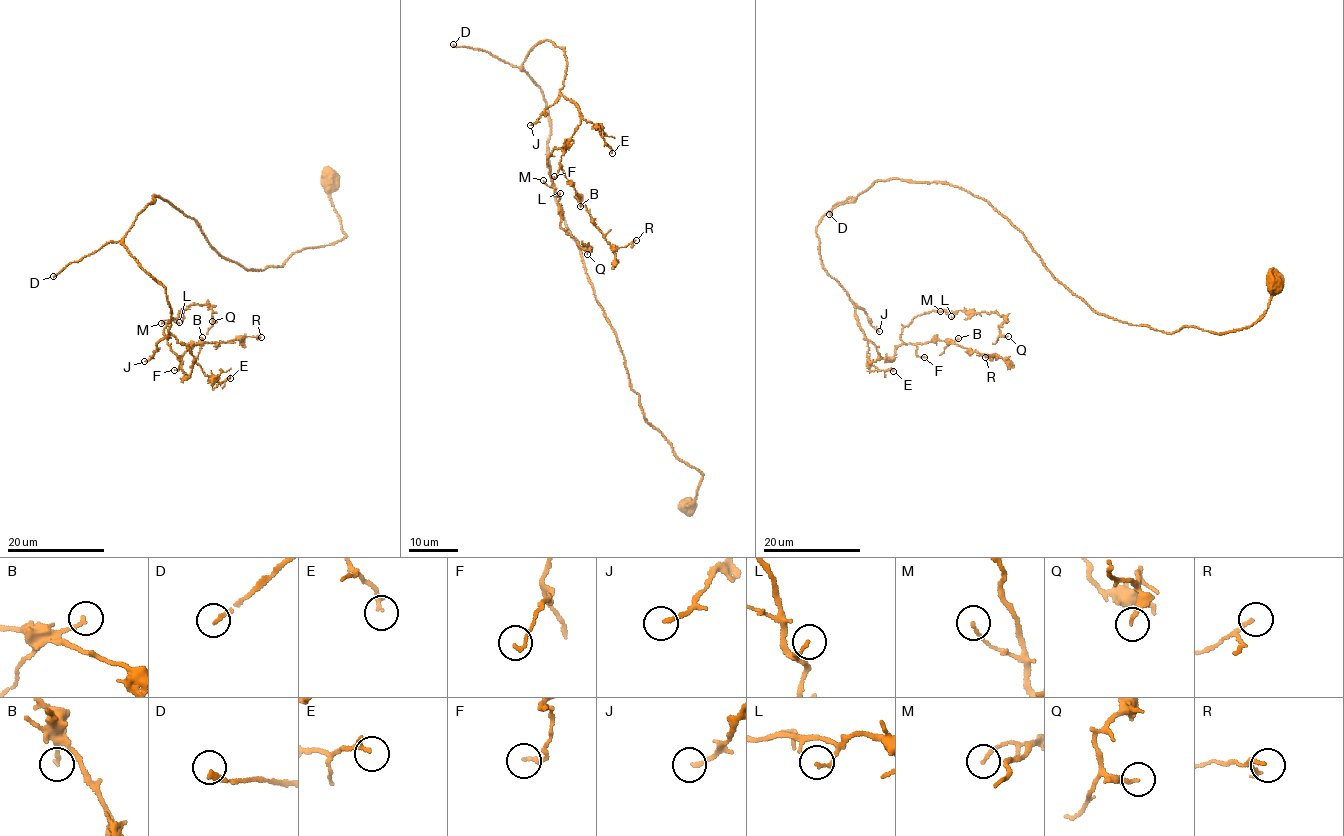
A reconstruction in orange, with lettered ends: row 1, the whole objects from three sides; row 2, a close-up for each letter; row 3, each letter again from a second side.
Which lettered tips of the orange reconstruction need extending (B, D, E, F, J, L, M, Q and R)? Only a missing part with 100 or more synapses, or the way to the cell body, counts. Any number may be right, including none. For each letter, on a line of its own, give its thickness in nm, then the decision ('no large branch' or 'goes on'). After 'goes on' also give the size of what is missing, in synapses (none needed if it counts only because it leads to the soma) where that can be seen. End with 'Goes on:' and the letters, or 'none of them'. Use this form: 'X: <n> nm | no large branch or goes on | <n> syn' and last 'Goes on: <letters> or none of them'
B: 170 nm | no large branch
D: 200 nm | goes on | 650 syn
E: 190 nm | goes on | 130 syn
F: 130 nm | no large branch
J: 150 nm | goes on | 250 syn
L: 140 nm | no large branch
M: 130 nm | no large branch
Q: 200 nm | no large branch
R: 100 nm | no large branch
Goes on: D, E, J

